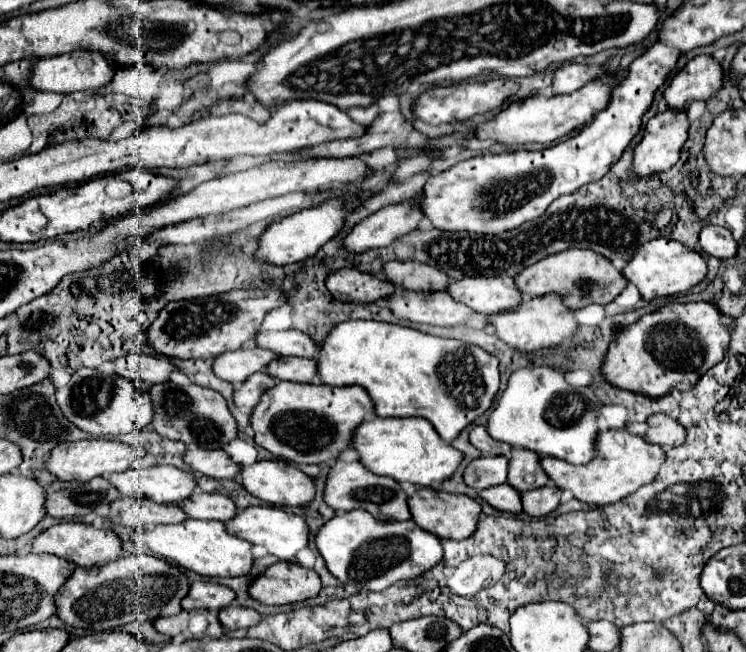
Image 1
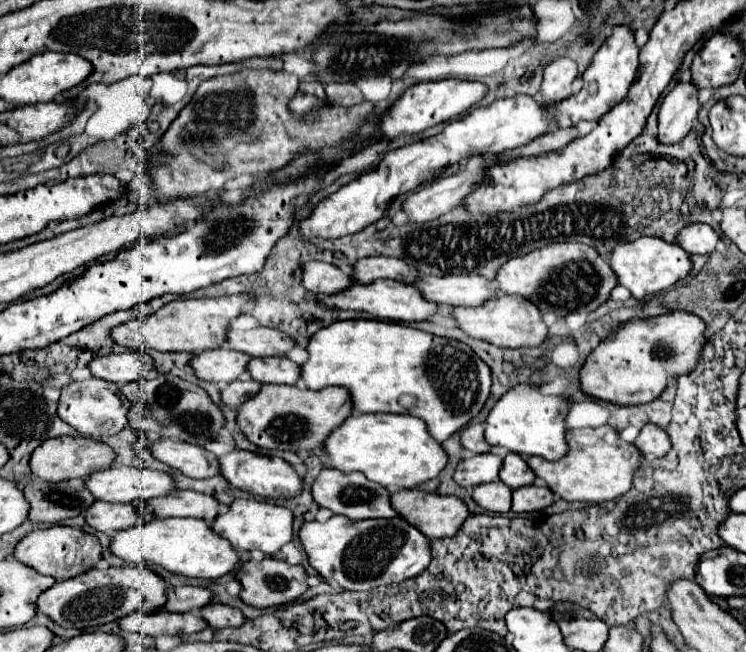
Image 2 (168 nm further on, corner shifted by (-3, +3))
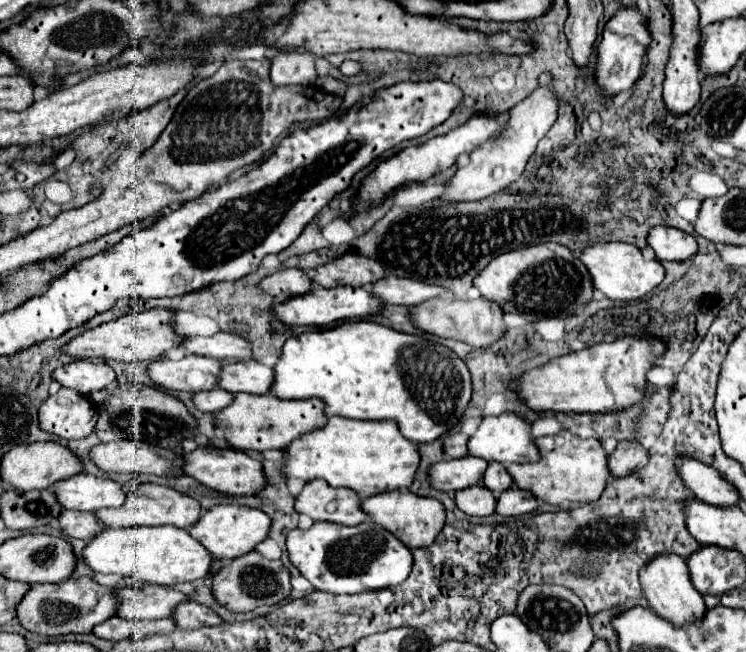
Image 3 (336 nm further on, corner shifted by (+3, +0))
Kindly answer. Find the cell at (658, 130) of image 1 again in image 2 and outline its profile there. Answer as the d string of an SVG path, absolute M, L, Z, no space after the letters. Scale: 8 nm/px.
M692 83L676 85L660 105L658 141L664 145L680 143L690 133L698 109L698 89Z

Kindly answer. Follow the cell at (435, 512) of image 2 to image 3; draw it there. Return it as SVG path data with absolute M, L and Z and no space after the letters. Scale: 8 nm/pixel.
M400 490L364 498L362 512L366 512L374 524L378 524L378 526L386 528L388 532L392 532L394 536L398 536L398 540L402 540L402 544L406 544L410 550L430 546L446 522L446 510L438 500L422 498L412 492L400 492Z

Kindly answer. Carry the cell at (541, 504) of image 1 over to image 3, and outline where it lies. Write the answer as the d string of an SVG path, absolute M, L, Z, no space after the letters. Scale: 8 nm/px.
M510 488L500 494L498 504L496 504L496 514L500 516L522 516L528 512L534 512L538 508L536 498L520 488Z

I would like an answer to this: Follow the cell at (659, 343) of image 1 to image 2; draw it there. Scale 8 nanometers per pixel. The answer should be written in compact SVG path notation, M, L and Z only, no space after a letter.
M676 311L650 319L634 319L610 333L586 359L580 371L580 387L584 393L618 403L634 405L654 401L666 387L668 379L676 379L690 373L700 361L700 351L704 351L706 335L704 321L692 313Z

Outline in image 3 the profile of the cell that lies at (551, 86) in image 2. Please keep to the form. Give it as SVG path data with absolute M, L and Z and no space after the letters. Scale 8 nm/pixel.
M550 88L534 90L526 100L522 100L508 112L508 122L504 132L498 132L494 140L486 140L486 144L480 144L478 148L474 148L474 152L470 152L468 164L458 168L442 198L450 202L480 200L500 192L510 182L518 180L526 168L526 162L534 154L536 144L546 136L550 126L556 122L556 112L558 112L558 102L554 98L554 92L550 92Z

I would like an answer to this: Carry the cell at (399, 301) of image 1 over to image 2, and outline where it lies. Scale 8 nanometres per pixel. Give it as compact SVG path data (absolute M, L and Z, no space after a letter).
M380 279L370 285L356 283L338 295L320 295L320 301L324 301L324 305L328 305L328 307L366 311L376 319L390 319L390 321L400 321L400 323L428 321L428 319L432 319L432 315L438 309L438 305L424 299L422 293L418 293L418 289L414 285L404 285L400 281L390 281L390 279Z

